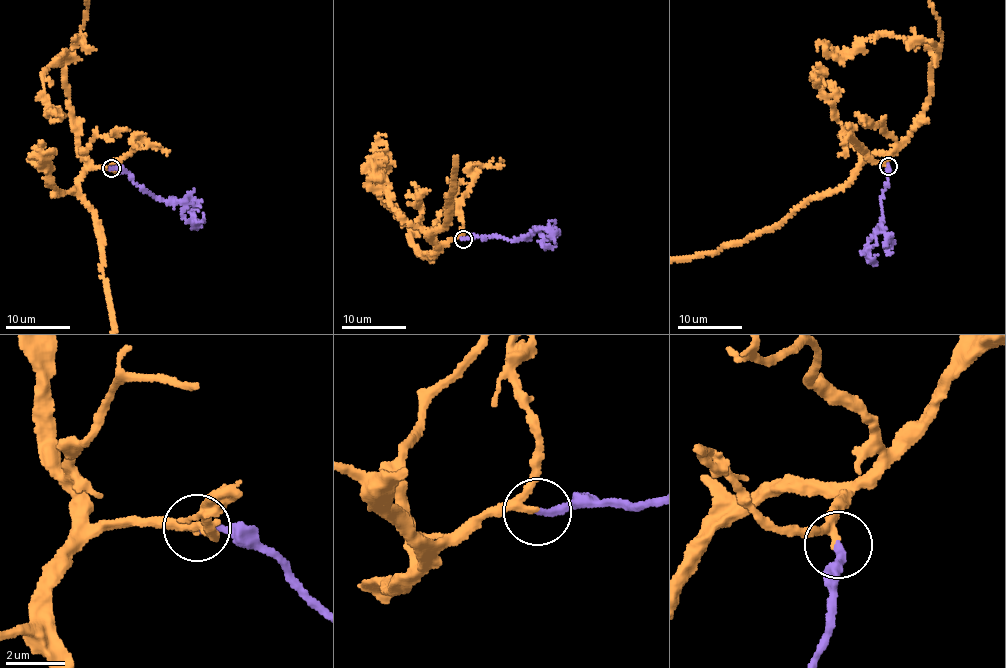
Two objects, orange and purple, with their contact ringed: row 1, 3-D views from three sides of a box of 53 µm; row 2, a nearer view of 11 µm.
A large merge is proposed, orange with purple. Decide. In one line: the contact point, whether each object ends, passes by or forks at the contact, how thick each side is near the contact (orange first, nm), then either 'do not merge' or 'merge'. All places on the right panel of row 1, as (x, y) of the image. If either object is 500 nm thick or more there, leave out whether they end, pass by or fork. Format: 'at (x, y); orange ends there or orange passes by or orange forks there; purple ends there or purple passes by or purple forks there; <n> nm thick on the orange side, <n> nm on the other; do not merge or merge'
at (888, 166); orange passes by; purple ends there; 240 nm thick on the orange side, 240 nm on the other; merge

